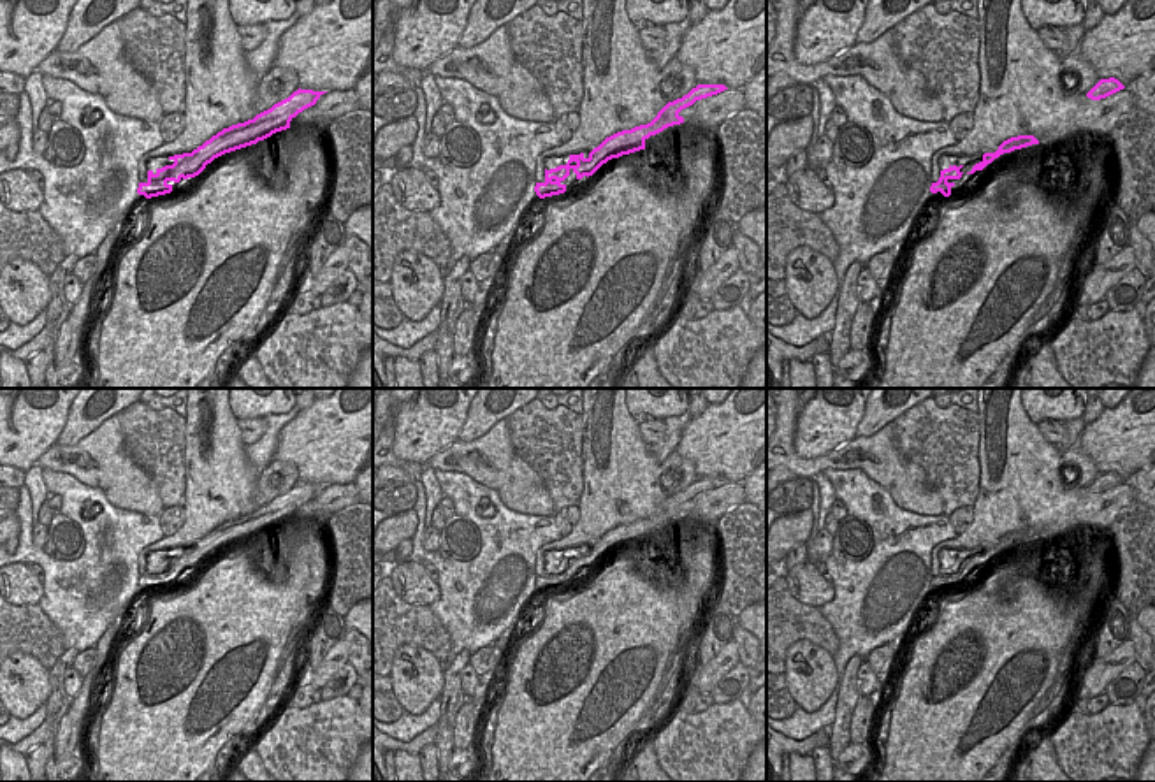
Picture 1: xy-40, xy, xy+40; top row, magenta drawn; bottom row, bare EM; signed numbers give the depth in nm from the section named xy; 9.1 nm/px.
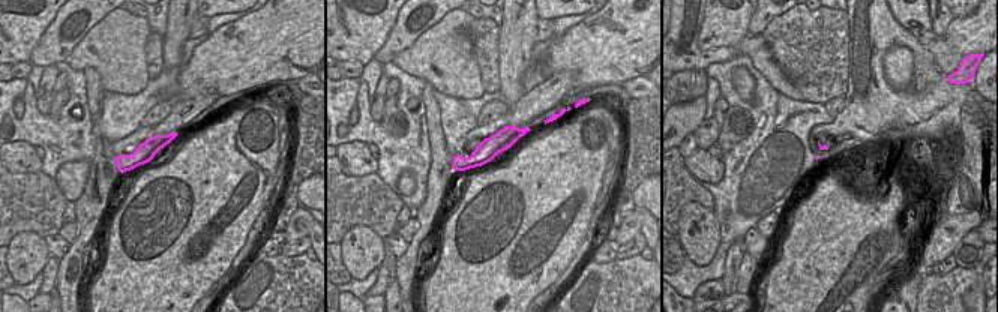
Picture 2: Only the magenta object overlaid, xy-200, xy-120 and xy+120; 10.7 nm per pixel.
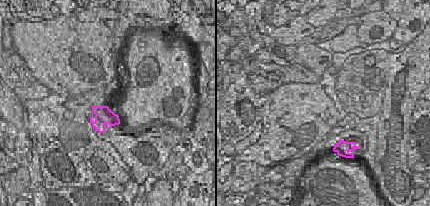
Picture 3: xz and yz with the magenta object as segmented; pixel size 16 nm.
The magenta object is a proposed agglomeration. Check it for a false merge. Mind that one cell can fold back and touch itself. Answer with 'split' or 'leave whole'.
leave whole

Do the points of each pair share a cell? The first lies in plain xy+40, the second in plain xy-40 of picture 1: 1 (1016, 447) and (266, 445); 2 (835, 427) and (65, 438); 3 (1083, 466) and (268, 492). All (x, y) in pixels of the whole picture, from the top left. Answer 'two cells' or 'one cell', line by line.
1: two cells
2: two cells
3: one cell

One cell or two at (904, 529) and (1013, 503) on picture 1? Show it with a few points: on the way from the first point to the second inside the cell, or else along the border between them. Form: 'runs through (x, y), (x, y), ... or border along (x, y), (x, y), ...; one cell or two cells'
border along (957, 535), (939, 542), (930, 550); two cells

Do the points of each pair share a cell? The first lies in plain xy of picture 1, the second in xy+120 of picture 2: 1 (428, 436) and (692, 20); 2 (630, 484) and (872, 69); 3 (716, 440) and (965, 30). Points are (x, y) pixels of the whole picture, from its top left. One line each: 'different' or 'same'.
1: different
2: same
3: same

